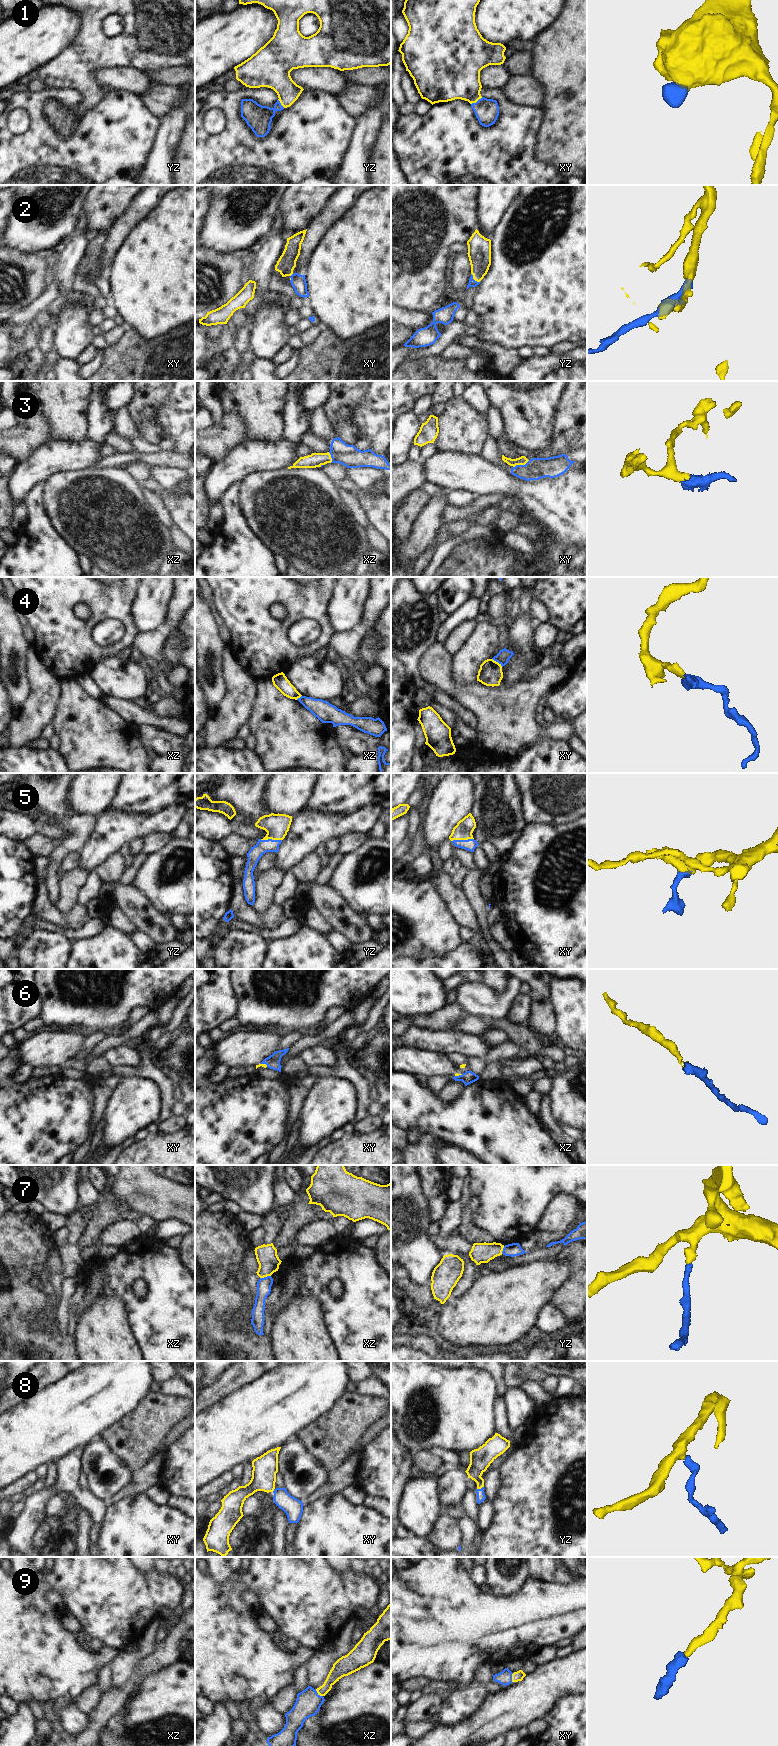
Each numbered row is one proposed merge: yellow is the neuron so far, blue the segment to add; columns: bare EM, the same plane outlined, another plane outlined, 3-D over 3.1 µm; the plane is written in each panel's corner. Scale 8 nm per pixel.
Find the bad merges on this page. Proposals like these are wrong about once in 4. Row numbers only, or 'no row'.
4, 7

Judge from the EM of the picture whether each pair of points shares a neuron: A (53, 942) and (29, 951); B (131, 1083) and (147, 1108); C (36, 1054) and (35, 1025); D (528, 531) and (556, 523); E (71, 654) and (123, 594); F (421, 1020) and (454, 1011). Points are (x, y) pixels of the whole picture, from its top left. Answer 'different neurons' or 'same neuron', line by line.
A: same neuron
B: same neuron
C: different neurons
D: different neurons
E: same neuron
F: same neuron

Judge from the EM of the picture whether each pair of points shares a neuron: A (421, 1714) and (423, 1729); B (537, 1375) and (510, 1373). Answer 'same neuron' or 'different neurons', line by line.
A: different neurons
B: same neuron

